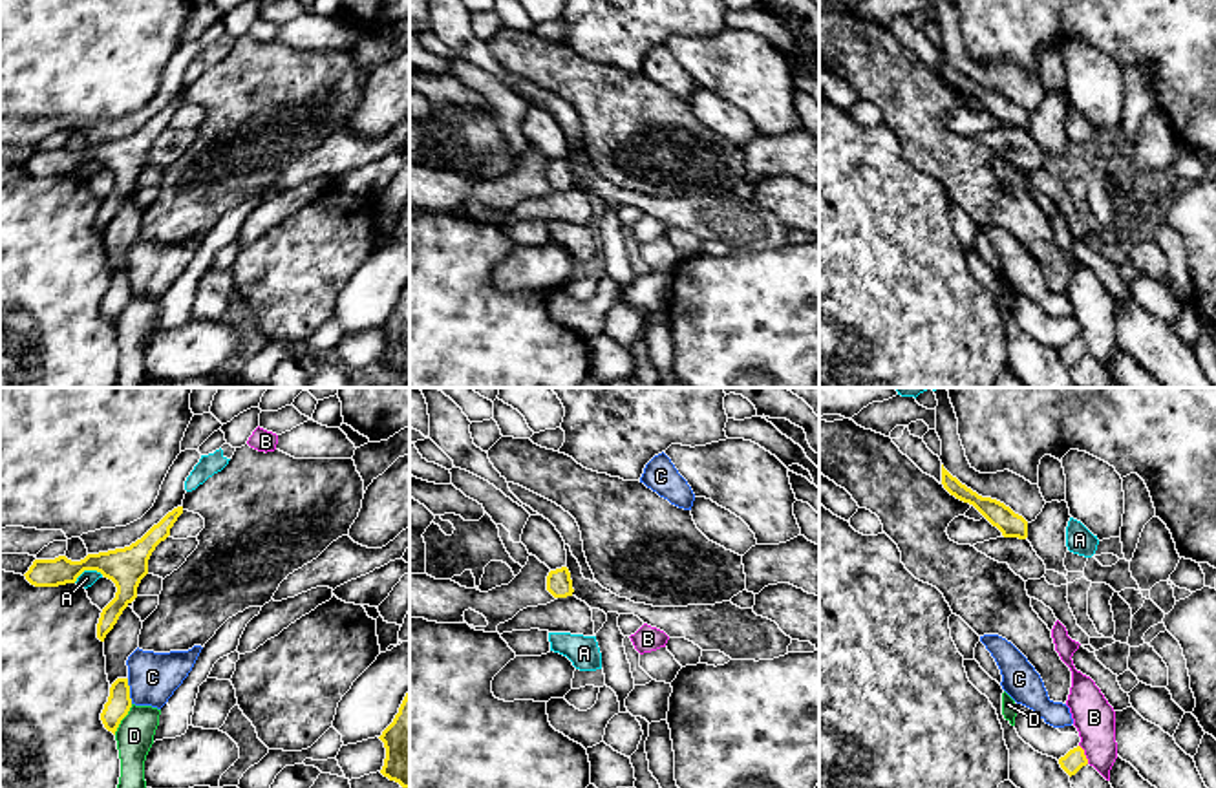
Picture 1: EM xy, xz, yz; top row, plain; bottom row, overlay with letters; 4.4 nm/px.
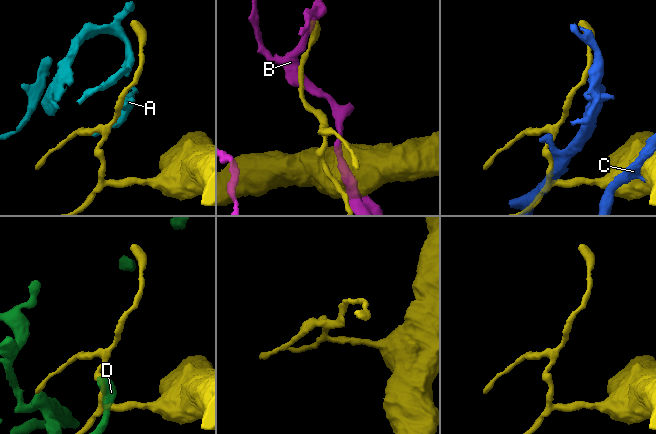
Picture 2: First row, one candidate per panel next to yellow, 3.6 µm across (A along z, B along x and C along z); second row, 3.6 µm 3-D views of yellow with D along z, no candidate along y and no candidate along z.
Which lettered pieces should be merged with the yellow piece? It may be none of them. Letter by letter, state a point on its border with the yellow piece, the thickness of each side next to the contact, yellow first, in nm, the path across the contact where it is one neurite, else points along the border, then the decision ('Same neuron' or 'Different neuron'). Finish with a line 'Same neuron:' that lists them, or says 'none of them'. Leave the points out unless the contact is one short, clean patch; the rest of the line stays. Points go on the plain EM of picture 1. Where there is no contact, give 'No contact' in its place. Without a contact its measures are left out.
A: Touches yellow at xy (88, 159). Thickness 170 nm (yellow) against 70 nm. Different neuron
B: Touches yellow at yz (1083, 344). Thickness 90 nm (yellow) against 180 nm. Different neuron
C: Touches yellow at xy (128, 282). Thickness 110 nm (yellow) against 220 nm. Different neuron
D: Touches yellow at xy (123, 308). Thickness 110 nm (yellow) against 160 nm. Different neuron
Same neuron: none of them

